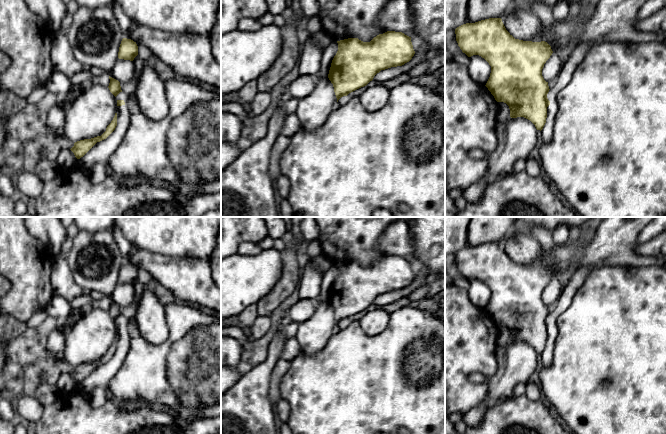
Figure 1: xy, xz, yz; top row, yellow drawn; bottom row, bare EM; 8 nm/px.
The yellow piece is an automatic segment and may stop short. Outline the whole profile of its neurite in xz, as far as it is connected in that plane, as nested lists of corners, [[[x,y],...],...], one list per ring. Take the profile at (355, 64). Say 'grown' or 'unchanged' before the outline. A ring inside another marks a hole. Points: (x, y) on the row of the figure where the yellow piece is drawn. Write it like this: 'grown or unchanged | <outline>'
unchanged | [[[395,31],[379,34],[370,42],[363,42],[358,38],[348,38],[337,41],[337,43],[338,51],[332,60],[328,74],[337,102],[341,97],[366,86],[381,70],[402,66],[409,62],[415,54],[411,37]]]

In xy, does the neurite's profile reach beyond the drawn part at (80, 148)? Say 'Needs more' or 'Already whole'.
Already whole

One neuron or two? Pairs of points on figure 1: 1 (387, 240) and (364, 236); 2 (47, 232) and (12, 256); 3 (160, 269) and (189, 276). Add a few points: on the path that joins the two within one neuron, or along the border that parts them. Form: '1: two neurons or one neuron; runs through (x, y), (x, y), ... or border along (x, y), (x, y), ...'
1: two neurons; border along (387, 227), (376, 244), (376, 248), (385, 254)
2: two neurons; border along (25, 227), (52, 257)
3: one neuron; runs through (167, 270), (182, 275)

